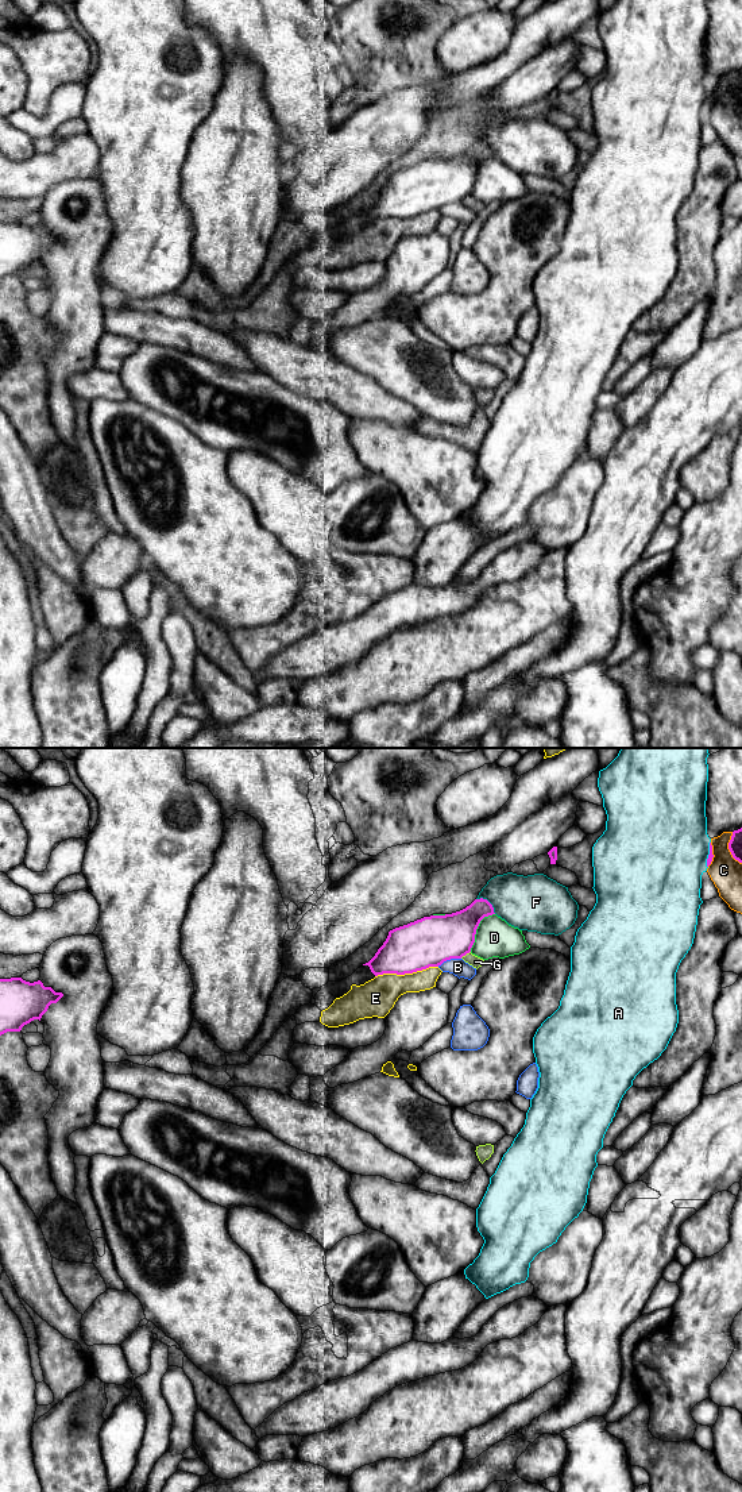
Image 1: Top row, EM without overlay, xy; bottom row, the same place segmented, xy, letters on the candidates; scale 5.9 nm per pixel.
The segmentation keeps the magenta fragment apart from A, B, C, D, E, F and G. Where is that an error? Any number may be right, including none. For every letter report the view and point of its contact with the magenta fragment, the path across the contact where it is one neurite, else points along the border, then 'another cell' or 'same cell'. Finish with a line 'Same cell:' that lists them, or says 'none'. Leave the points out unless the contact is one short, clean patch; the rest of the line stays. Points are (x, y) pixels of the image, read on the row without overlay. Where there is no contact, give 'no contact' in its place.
A: xy (708, 99) | another cell
B: xy (448, 203) | along xy (460, 201), (444, 204), (437, 209) | another cell
C: xy (729, 92) | another cell
D: xy (476, 172) | another cell
E: xy (406, 216) | another cell
F: xy (489, 146) | another cell
G: xy (464, 199) | another cell
Same cell: none

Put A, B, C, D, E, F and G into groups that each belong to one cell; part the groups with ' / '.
A / B / C / D F / E / G

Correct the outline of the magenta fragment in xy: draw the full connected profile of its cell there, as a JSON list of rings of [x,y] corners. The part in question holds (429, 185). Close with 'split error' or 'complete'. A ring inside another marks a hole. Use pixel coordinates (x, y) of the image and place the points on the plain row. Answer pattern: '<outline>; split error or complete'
[[[480,142],[475,143],[460,155],[445,159],[424,161],[395,171],[389,176],[386,185],[375,200],[363,209],[368,209],[375,220],[383,217],[405,219],[429,211],[438,211],[451,203],[461,203],[471,196],[480,165],[492,158],[495,158],[492,149],[487,143]]]; complete

